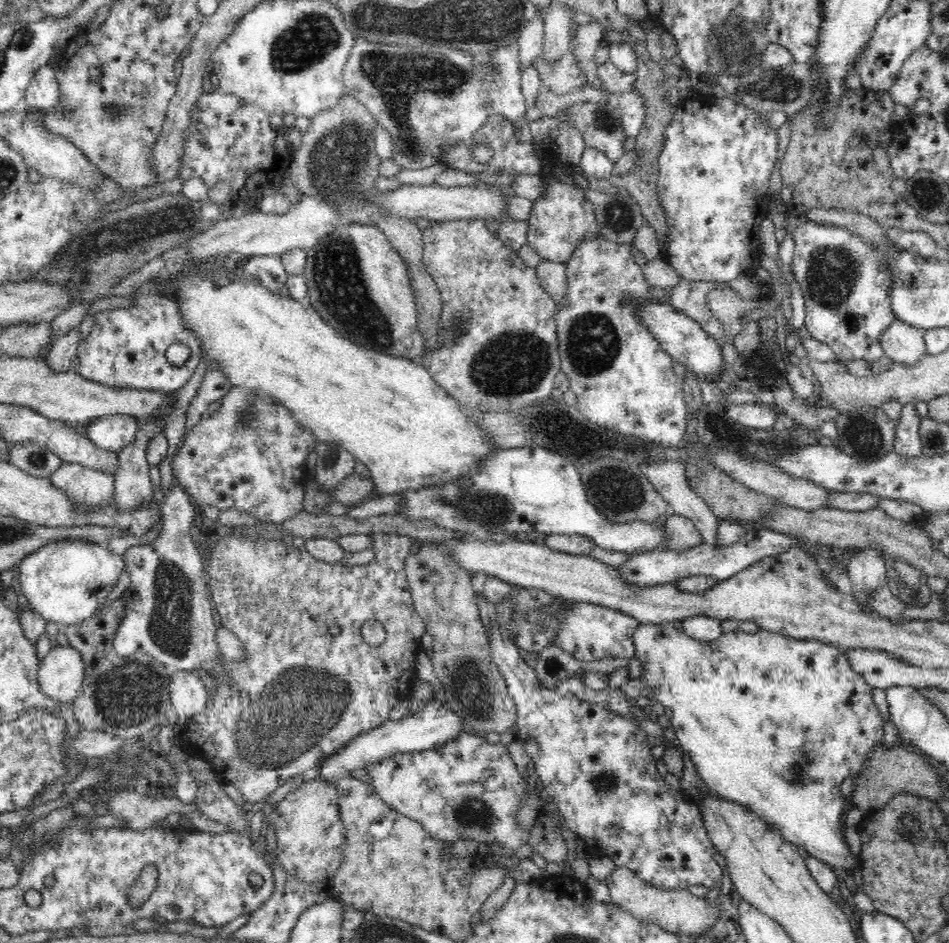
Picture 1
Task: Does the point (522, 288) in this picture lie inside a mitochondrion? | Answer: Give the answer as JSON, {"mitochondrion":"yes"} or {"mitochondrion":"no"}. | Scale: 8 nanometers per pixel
{"mitochondrion":"no"}

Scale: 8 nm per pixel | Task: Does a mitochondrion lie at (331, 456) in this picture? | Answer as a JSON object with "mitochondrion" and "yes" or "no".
{"mitochondrion":"yes"}

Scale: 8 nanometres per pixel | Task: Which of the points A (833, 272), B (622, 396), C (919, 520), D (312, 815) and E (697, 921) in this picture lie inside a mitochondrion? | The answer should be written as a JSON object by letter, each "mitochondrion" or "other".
{"A":"mitochondrion","B":"other","C":"other","D":"other","E":"other"}

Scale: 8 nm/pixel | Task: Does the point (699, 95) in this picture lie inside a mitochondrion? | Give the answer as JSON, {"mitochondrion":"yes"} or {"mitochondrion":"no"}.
{"mitochondrion":"no"}

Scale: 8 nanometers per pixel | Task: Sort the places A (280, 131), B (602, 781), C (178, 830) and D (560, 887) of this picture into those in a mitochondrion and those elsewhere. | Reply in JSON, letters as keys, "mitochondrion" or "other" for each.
{"A":"other","B":"mitochondrion","C":"other","D":"other"}

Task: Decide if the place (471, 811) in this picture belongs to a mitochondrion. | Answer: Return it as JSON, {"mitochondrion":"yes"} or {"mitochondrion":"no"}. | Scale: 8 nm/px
{"mitochondrion":"yes"}

